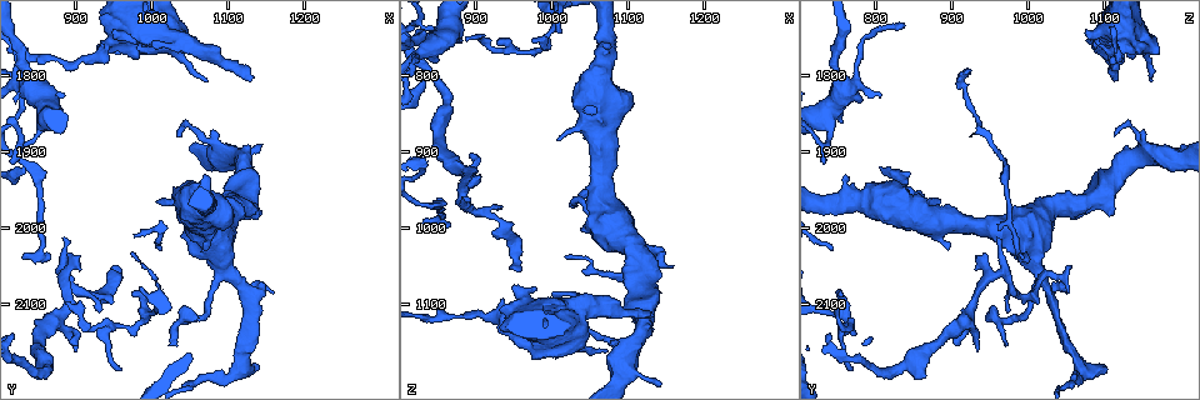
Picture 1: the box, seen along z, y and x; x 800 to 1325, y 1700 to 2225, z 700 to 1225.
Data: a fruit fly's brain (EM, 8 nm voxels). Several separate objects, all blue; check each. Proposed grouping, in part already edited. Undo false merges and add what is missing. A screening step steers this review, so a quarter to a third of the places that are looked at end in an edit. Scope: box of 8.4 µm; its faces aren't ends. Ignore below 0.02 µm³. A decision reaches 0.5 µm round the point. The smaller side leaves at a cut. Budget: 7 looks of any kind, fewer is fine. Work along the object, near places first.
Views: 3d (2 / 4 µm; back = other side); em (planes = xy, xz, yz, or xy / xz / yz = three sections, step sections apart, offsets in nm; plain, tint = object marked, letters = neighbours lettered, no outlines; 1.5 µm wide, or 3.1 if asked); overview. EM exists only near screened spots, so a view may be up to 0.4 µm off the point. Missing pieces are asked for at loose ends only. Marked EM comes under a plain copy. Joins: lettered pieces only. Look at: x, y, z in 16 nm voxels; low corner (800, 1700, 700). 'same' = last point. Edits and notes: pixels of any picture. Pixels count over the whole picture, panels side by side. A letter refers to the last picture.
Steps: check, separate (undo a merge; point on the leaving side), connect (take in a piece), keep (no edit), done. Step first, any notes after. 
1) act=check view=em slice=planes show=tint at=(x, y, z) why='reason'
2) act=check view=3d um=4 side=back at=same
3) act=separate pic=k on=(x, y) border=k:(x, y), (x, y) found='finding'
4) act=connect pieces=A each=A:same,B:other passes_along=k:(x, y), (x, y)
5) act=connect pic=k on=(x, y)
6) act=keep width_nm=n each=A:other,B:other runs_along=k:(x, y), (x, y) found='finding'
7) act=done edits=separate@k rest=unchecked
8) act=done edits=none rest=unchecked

act=check view=3d um=4 at=(1145, 2185, 1090) why='an open end'

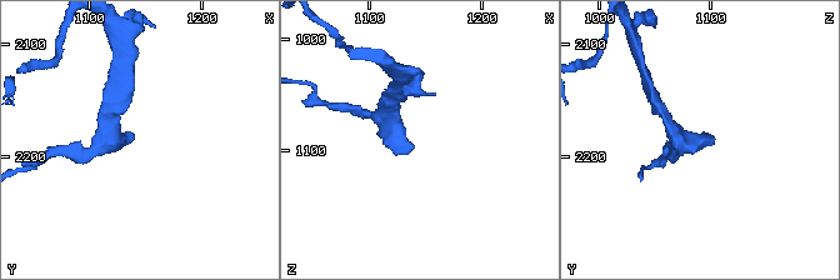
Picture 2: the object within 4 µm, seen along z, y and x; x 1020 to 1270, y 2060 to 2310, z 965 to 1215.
act=check view=em slice=planes show=letters at=(1140, 2180, 1092) why='now the EM'

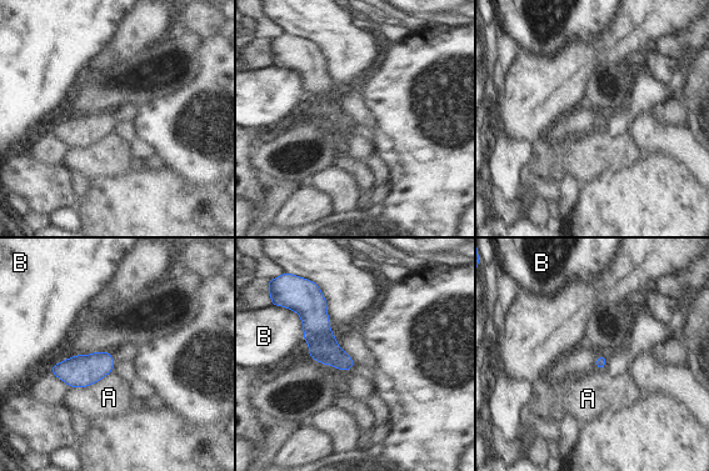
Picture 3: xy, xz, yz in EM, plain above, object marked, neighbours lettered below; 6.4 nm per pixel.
act=keep longest_contact=A:300nm each=A:other,B:other found='none of them fits'

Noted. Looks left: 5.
act=check view=3d um=2 at=(860, 2185, 825) why='thick turns thin'

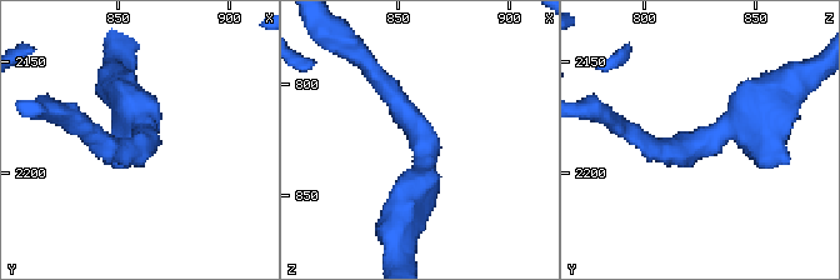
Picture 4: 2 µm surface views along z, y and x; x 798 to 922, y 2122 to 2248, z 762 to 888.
act=check view=em slice=yz step=4 show=tint at=(861, 2187, 821)

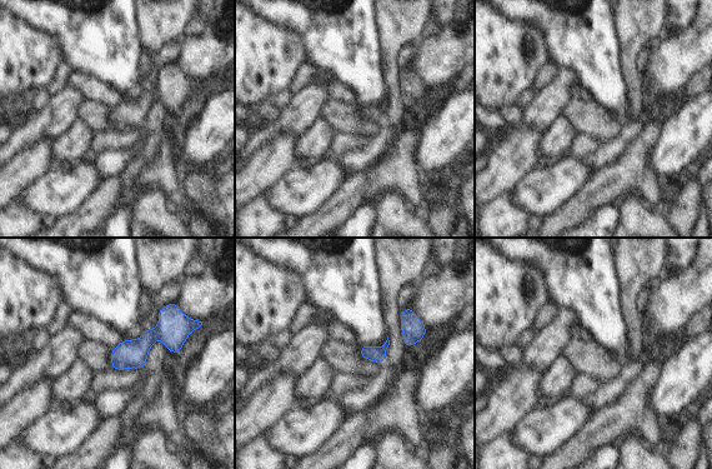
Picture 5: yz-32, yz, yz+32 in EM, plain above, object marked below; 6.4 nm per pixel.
act=check view=em slice=yz step=4 show=letters at=same

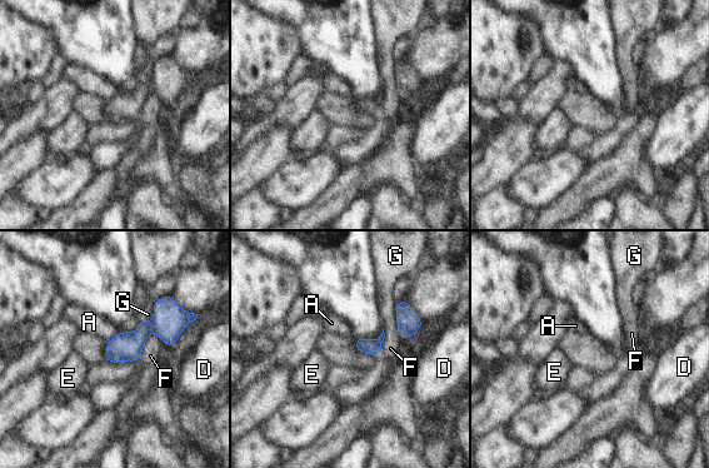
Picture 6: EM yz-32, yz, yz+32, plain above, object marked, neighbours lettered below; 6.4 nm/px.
act=keep each=A:other,D:other,E:other,F:other,G:other found='all the same neuron'

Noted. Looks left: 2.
act=check view=em slice=planes show=letters at=(1040, 1880, 1110)

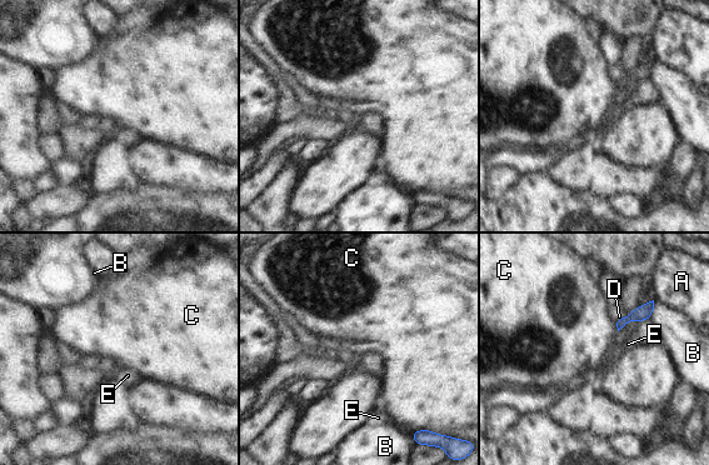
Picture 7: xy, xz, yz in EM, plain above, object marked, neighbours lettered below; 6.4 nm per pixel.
act=keep each=A:other,B:other,C:other,D:other,E:other border=7:(615, 323), (618, 330) found='none of them fits'

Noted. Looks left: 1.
act=done edits=none rest=unchecked

